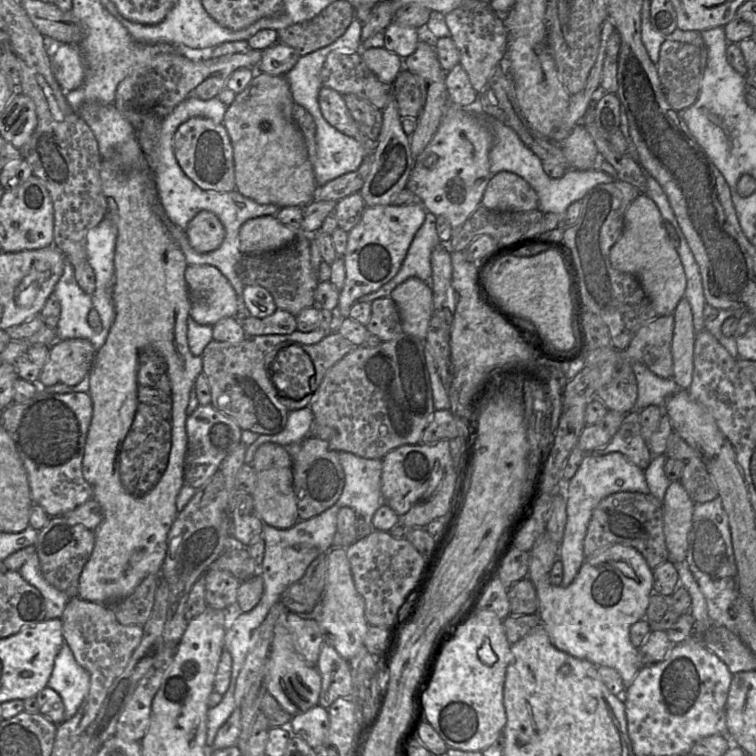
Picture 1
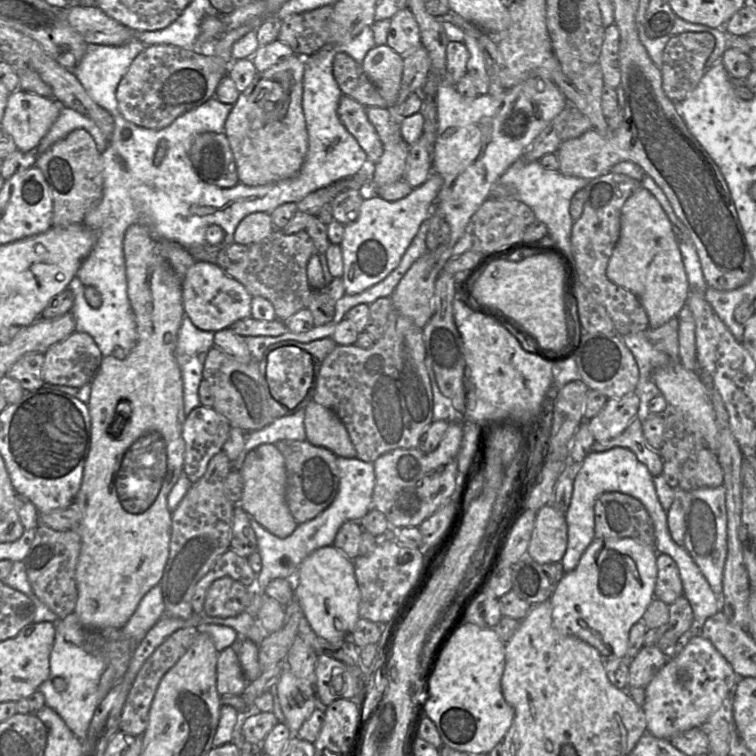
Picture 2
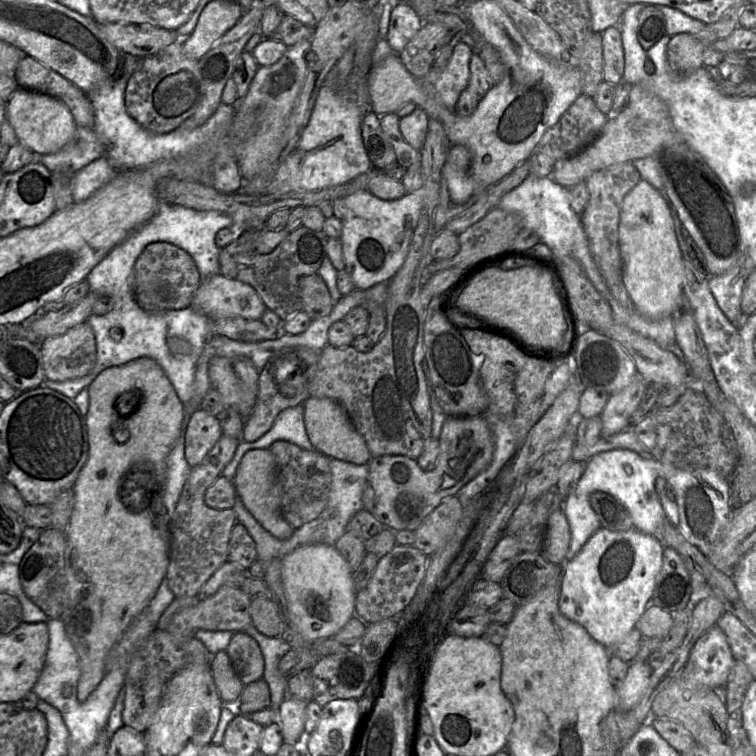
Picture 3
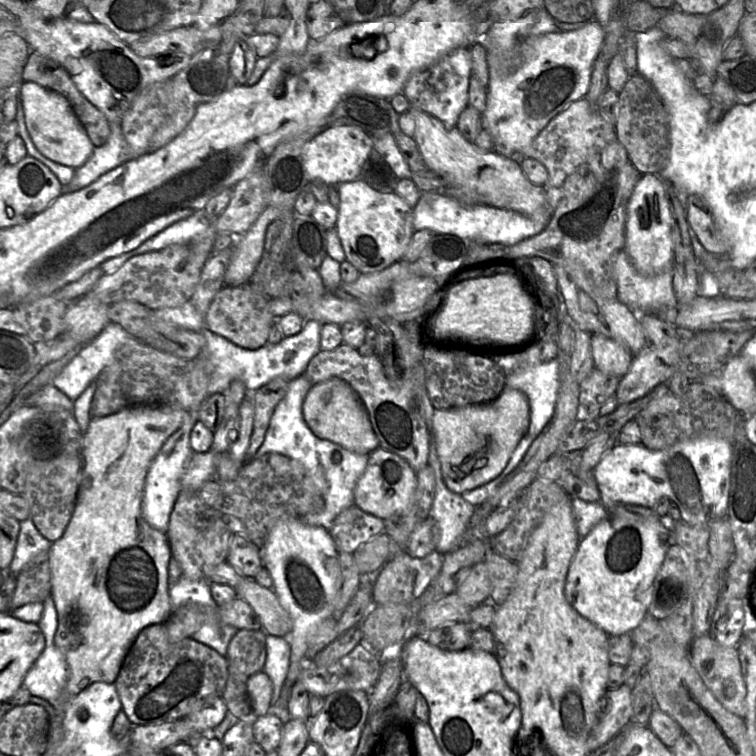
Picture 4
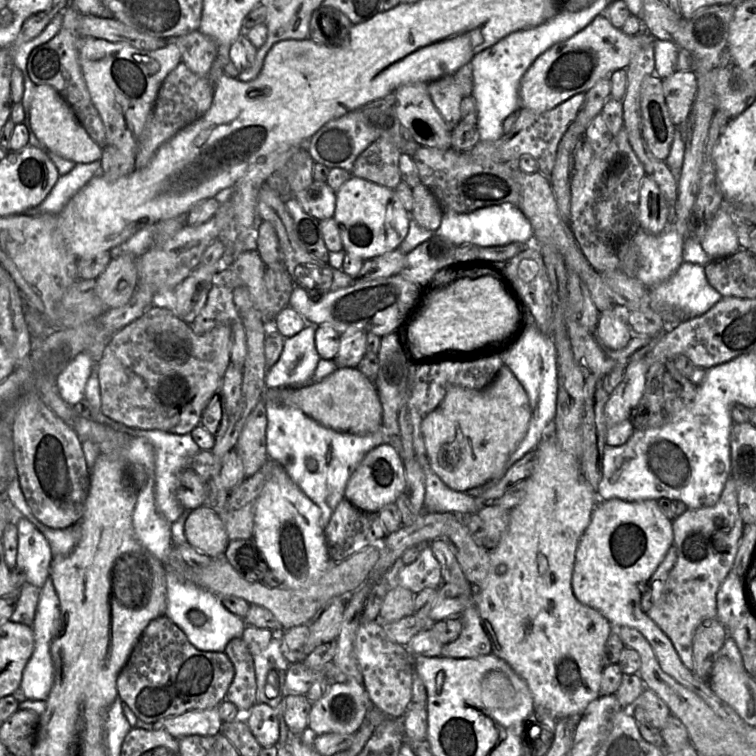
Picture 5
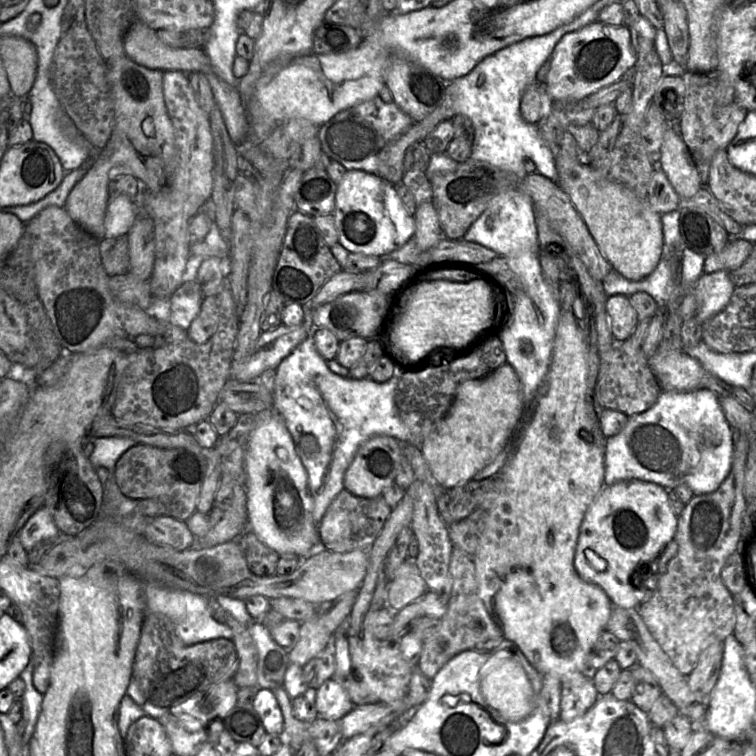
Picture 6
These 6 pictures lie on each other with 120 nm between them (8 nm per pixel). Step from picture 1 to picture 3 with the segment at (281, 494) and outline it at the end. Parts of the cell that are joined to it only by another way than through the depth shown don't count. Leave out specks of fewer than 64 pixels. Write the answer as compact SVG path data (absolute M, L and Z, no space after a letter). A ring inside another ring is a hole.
M252 449L247 451L237 467L233 481L237 495L265 530L280 540L286 540L292 536L294 528L281 514L277 466L270 449Z

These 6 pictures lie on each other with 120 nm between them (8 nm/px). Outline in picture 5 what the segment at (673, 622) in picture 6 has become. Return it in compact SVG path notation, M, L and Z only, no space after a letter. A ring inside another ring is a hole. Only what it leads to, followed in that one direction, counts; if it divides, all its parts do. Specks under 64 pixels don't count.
M730 471L730 477L725 483L720 499L714 506L704 507L700 509L687 509L682 515L677 516L676 519L673 520L674 546L677 548L677 561L669 573L668 579L665 583L665 586L661 592L659 599L654 603L654 605L651 608L648 609L647 615L667 635L667 637L672 642L677 654L679 655L683 665L692 673L694 673L693 638L695 631L703 621L707 619L717 618L717 594L721 584L723 583L727 575L731 572L731 569L733 567L738 546L740 544L740 540L743 535L743 525L744 523L740 516L738 508L736 482L731 477L731 471Z

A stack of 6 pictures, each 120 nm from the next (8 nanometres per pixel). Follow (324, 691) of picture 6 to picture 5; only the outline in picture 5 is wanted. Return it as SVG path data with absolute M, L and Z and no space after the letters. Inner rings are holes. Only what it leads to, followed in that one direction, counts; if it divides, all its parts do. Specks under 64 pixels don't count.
M358 682L330 683L324 695L312 703L309 729L316 735L355 734L370 711L370 699Z

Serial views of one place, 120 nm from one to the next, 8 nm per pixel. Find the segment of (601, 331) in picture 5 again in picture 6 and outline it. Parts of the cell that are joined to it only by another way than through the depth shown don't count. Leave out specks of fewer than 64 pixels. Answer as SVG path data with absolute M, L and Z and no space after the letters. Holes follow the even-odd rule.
M610 295L606 300L606 310L615 341L623 342L630 338L638 325L638 316L624 295Z

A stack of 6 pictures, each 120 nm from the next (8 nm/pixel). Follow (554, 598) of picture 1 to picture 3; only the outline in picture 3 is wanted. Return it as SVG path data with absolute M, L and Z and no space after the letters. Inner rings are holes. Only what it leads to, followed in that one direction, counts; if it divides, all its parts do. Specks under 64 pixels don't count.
M558 509L549 516L541 554L547 561L563 566L559 610L567 619L583 626L596 642L607 649L614 648L636 627L650 604L656 579L662 568L663 552L666 547L653 536L637 529L611 531L600 527L580 552L570 561L566 561L570 541L569 523L562 509Z

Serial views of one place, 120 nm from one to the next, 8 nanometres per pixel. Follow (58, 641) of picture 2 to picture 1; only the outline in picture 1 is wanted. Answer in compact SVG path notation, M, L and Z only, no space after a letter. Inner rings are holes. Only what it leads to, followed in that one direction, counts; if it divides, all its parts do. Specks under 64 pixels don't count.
M66 642L55 658L47 687L56 691L64 704L64 719L75 715L90 687L89 673L76 661Z

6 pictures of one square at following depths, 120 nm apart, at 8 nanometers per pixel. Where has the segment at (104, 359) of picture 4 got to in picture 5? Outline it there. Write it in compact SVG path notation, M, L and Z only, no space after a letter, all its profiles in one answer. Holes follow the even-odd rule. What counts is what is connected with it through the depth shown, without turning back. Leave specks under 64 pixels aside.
M88 352L78 354L58 375L57 390L71 405L80 406L87 382L97 369L97 362Z

